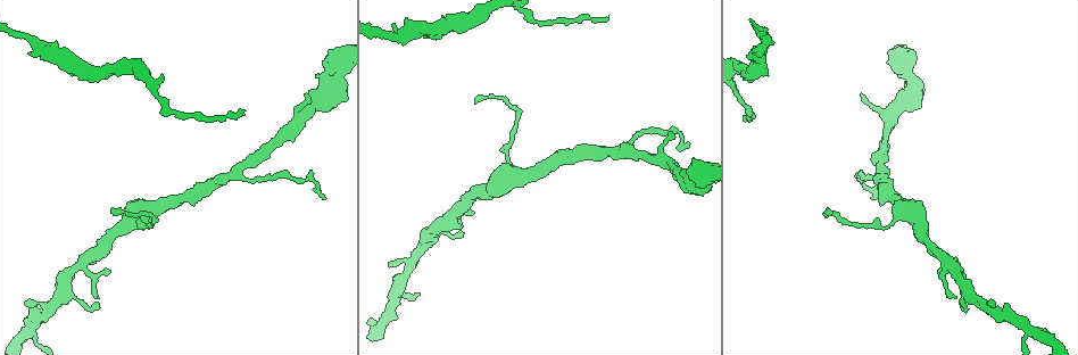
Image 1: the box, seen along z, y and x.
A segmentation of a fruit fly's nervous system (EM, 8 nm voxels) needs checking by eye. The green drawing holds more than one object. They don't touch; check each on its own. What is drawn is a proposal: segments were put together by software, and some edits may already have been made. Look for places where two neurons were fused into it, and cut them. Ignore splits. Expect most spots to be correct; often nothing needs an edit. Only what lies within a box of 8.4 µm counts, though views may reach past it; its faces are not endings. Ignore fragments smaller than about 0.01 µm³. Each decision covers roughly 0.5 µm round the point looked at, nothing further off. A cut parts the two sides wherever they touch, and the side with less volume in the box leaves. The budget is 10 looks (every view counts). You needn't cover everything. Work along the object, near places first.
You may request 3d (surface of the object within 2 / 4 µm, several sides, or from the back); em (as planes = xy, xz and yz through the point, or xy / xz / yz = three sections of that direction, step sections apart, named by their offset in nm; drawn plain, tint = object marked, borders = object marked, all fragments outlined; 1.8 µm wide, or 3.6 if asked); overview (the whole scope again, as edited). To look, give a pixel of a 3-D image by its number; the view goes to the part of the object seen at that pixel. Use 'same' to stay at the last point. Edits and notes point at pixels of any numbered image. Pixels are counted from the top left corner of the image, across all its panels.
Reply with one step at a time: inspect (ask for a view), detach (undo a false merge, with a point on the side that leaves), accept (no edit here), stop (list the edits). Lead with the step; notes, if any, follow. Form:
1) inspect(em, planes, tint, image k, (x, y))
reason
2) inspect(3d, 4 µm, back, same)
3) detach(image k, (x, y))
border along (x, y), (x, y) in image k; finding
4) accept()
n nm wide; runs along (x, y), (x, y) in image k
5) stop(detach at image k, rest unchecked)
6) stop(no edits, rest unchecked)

inspect(3d, 4 µm, image 1, (446, 220))
abrupt turn

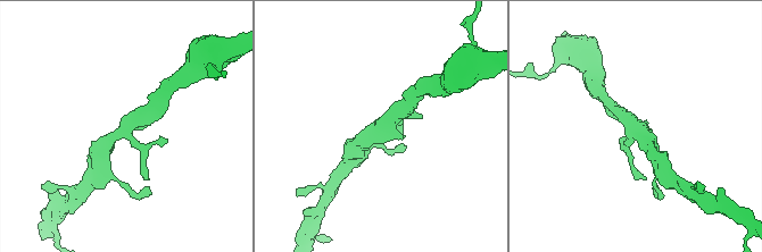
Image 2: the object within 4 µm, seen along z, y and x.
inspect(em, planes, tint, image 2, (382, 124))
need the tissue

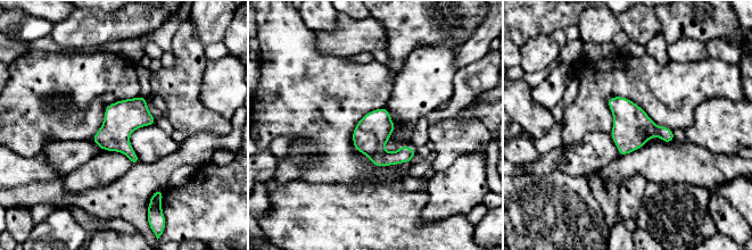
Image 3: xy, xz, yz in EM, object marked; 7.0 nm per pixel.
accept()
240 nm wide; one neuron here

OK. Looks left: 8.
inspect(3d, 4 µm, image 1, (509, 178))
small branch off a trunk

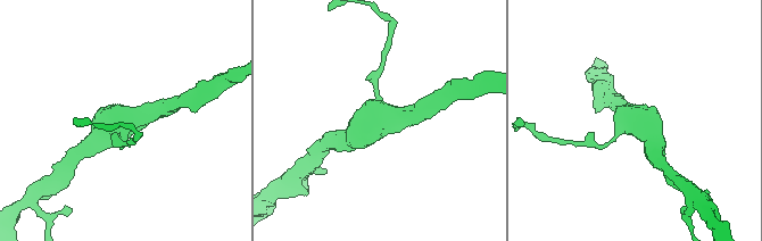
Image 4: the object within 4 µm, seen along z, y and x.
inspect(em, planes, tint, image 4, (377, 118))
3 arms

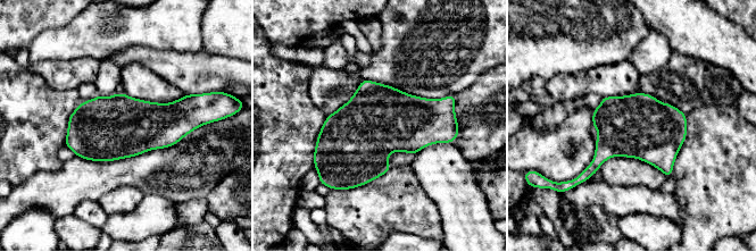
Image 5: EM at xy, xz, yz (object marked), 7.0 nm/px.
accept()
one neuron here

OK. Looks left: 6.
inspect(em, planes, tint, image 1, (597, 151))
branch point

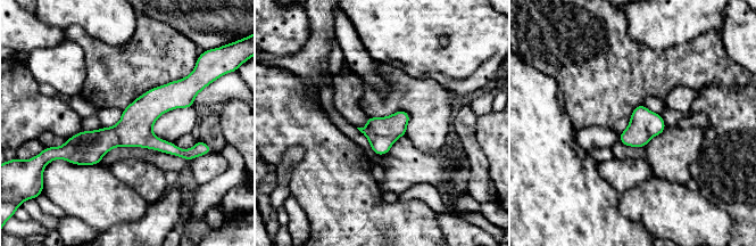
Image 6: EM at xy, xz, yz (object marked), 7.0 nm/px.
accept()
one neuron here

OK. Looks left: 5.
inspect(3d, 2 µm, image 1, (661, 160))
arms part here

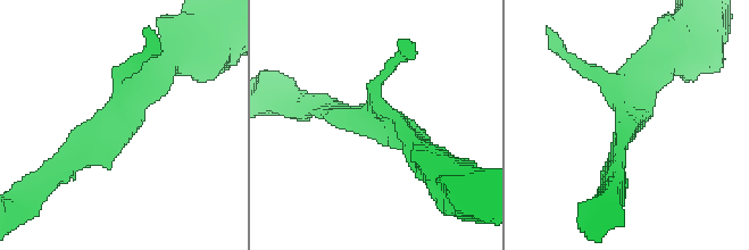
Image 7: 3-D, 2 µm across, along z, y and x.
inspect(em, planes, tint, image 7, (121, 121))

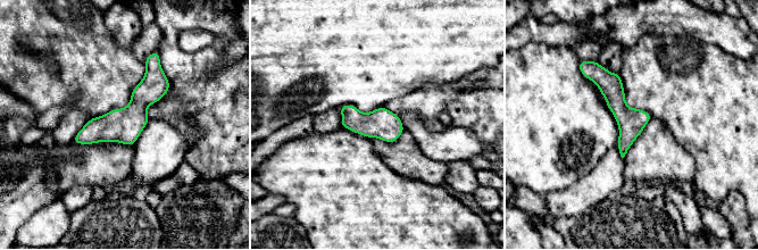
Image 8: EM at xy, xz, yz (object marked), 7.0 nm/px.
accept()
continuous, no second neuron

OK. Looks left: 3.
stop(no edits, rest unchecked)

